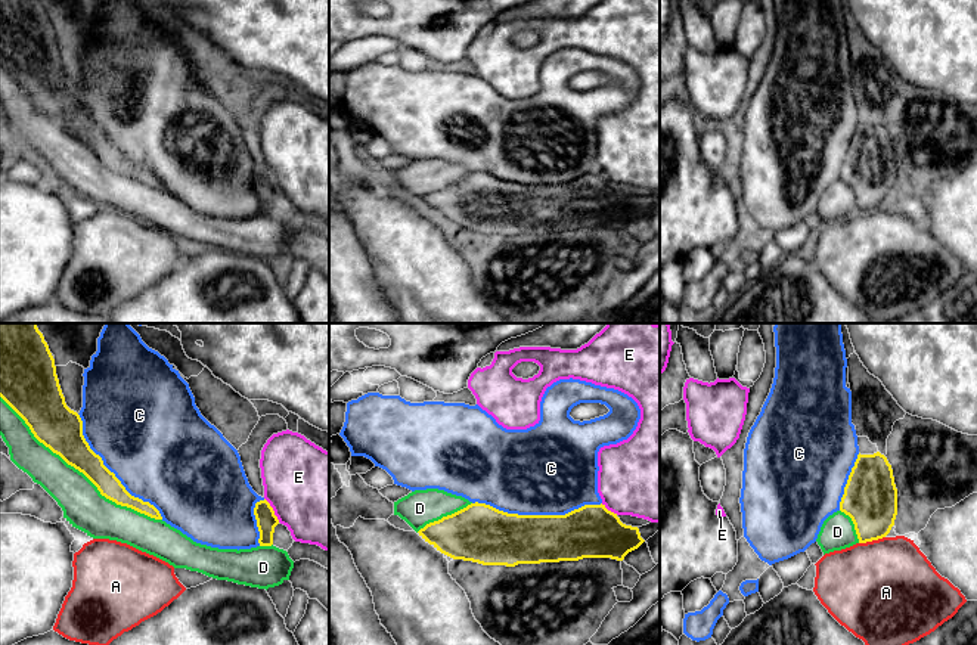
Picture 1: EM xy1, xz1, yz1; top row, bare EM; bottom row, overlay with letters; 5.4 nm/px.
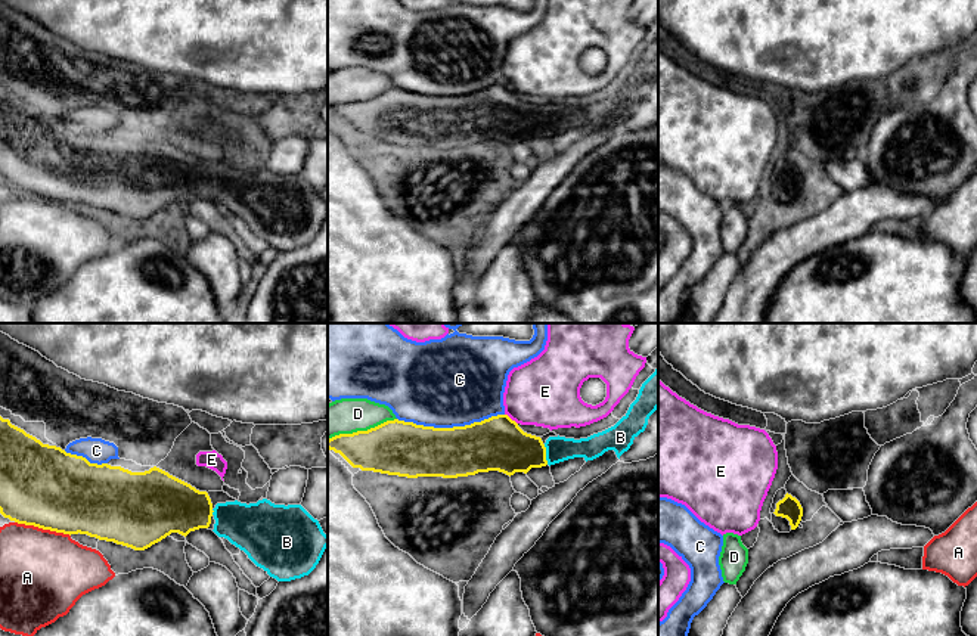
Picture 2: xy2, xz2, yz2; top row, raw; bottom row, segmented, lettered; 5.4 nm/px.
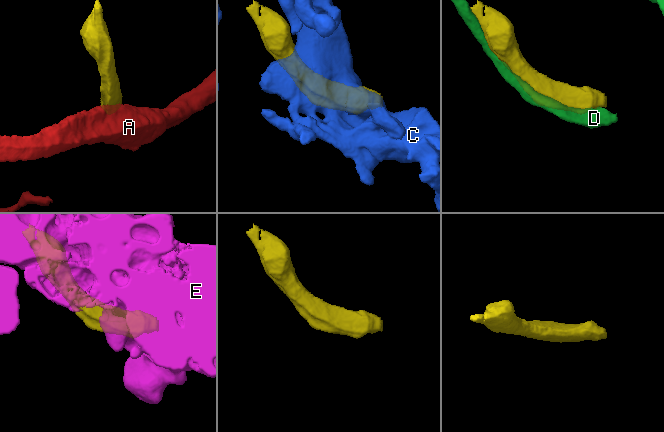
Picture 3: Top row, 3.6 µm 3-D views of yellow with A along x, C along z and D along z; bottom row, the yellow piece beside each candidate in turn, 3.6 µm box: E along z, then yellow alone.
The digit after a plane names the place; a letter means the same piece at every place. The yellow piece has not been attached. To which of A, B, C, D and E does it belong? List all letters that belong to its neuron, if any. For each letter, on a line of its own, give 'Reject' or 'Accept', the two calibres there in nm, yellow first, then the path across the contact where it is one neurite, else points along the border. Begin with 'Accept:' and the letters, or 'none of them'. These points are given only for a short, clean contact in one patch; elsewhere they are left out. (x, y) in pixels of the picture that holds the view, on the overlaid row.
Accept: B
A: Reject. Thickness 440 nm (yellow) against 480 nm
B: Accept. Thickness 280 nm (yellow) against 140 nm. Path across: xz2 (501, 444), (517, 452), (545, 455), (558, 449)
C: Reject. Thickness 300 nm (yellow) against 480 nm
D: Reject. Thickness 240 nm (yellow) against 240 nm
E: Reject. Thickness 110 nm (yellow) against 480 nm

